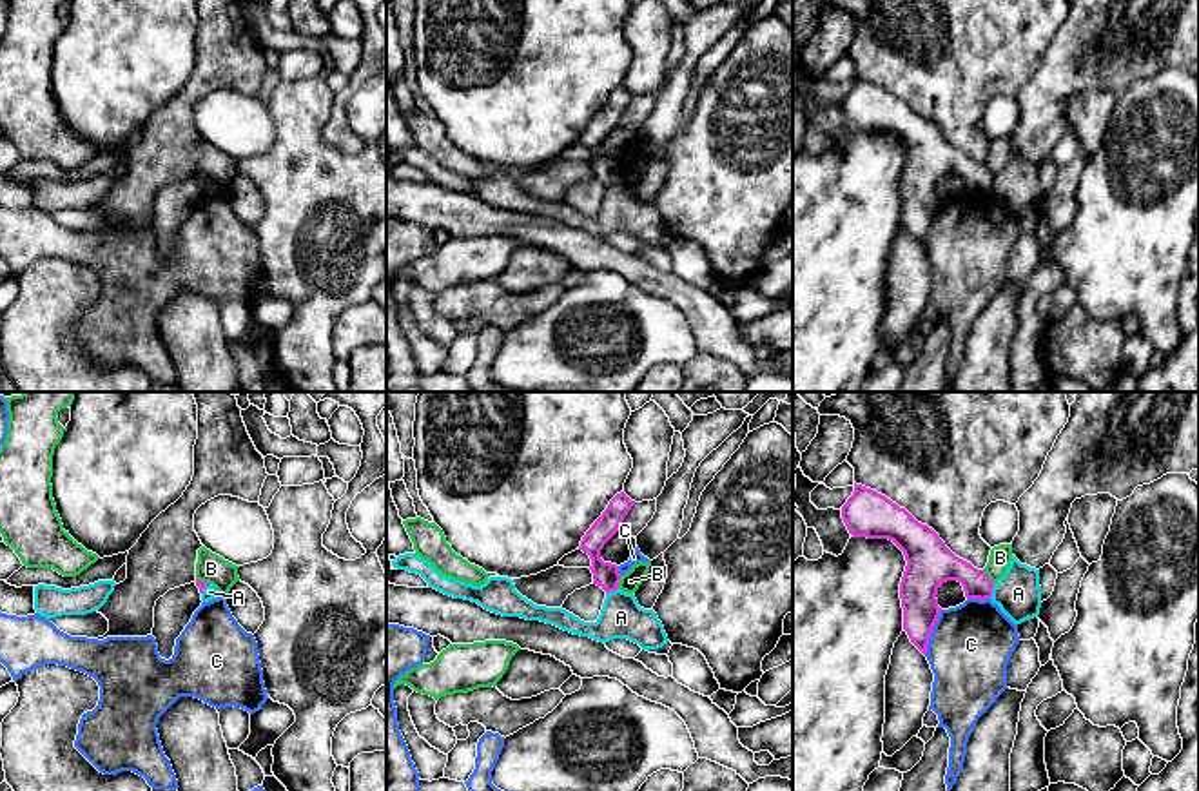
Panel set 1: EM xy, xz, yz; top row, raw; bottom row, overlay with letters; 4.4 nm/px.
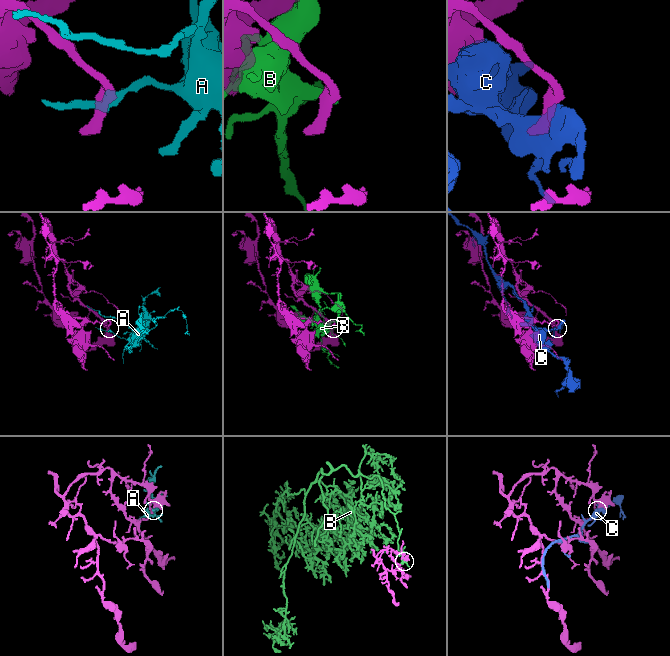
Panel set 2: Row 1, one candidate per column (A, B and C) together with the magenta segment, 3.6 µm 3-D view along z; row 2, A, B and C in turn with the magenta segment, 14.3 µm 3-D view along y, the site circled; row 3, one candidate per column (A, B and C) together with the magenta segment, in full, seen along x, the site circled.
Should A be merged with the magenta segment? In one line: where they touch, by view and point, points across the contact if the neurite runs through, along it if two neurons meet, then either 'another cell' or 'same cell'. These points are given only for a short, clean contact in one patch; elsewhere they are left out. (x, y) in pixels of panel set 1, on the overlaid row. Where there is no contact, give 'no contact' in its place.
contact yz (991, 590); border yz (994, 583), (989, 597); another cell

